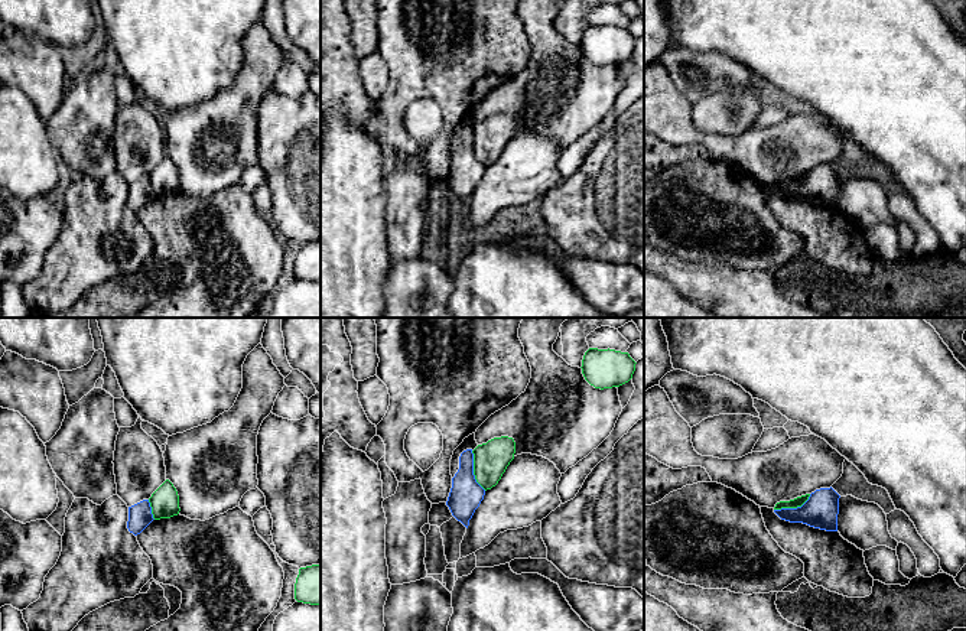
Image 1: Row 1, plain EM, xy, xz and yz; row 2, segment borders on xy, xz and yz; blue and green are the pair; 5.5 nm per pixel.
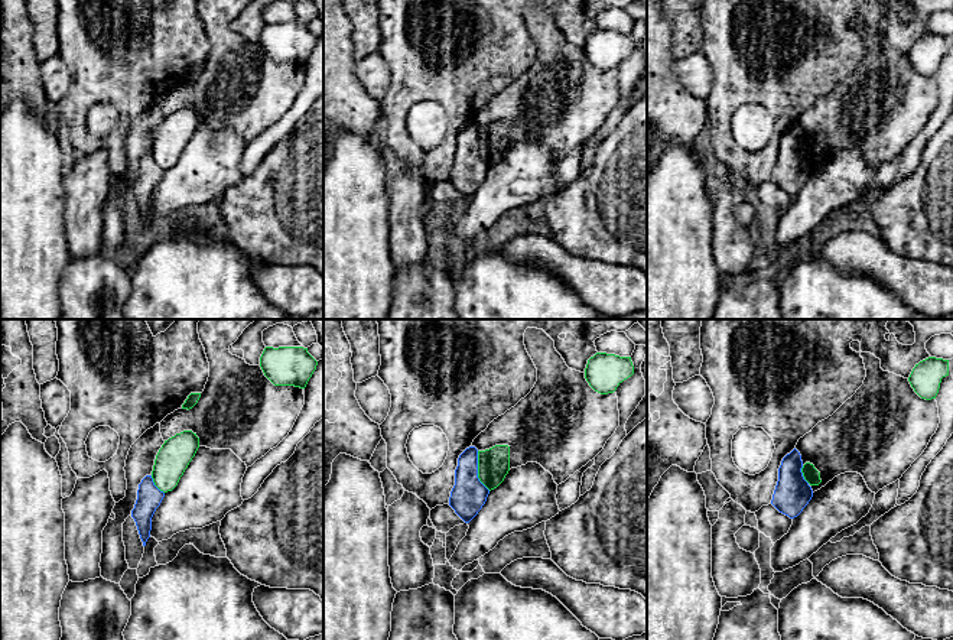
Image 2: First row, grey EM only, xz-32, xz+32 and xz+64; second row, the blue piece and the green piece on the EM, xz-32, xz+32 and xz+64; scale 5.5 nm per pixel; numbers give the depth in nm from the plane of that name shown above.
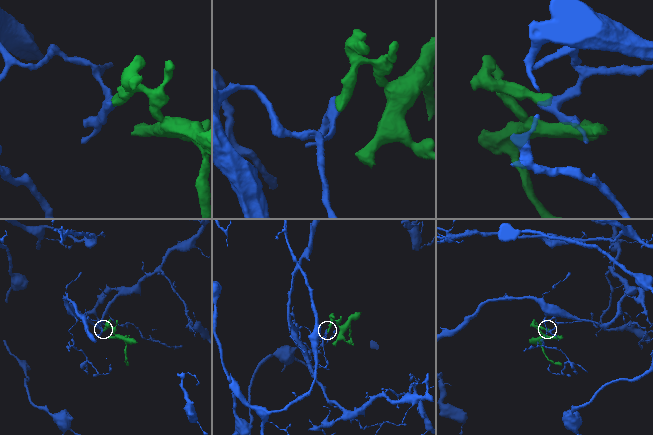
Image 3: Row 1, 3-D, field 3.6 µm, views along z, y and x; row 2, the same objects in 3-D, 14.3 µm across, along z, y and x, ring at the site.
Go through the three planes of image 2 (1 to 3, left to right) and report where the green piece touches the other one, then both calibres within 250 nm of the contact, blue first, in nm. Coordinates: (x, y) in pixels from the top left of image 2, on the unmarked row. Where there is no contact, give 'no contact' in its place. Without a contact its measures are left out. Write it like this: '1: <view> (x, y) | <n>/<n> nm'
1: xz-32 (153, 161) | 140/180 nm
2: xz+32 (477, 148) | 200/180 nm
3: xz+64 (802, 150) | 200/90 nm

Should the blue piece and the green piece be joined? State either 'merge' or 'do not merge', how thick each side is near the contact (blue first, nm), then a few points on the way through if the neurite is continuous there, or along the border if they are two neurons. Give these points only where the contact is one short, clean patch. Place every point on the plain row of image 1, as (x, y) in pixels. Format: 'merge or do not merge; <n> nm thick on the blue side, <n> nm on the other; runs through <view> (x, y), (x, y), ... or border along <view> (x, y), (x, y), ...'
do not merge; 180 nm thick on the blue side, 190 nm on the other; border along xz (471, 127), (474, 155), (485, 166)

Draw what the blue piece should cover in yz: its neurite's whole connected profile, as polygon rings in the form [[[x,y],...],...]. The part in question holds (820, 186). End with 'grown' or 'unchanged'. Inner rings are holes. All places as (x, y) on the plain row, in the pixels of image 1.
[[[832,163],[820,165],[811,169],[801,183],[774,186],[774,189],[790,199],[837,208],[839,175],[840,172]]]; unchanged

